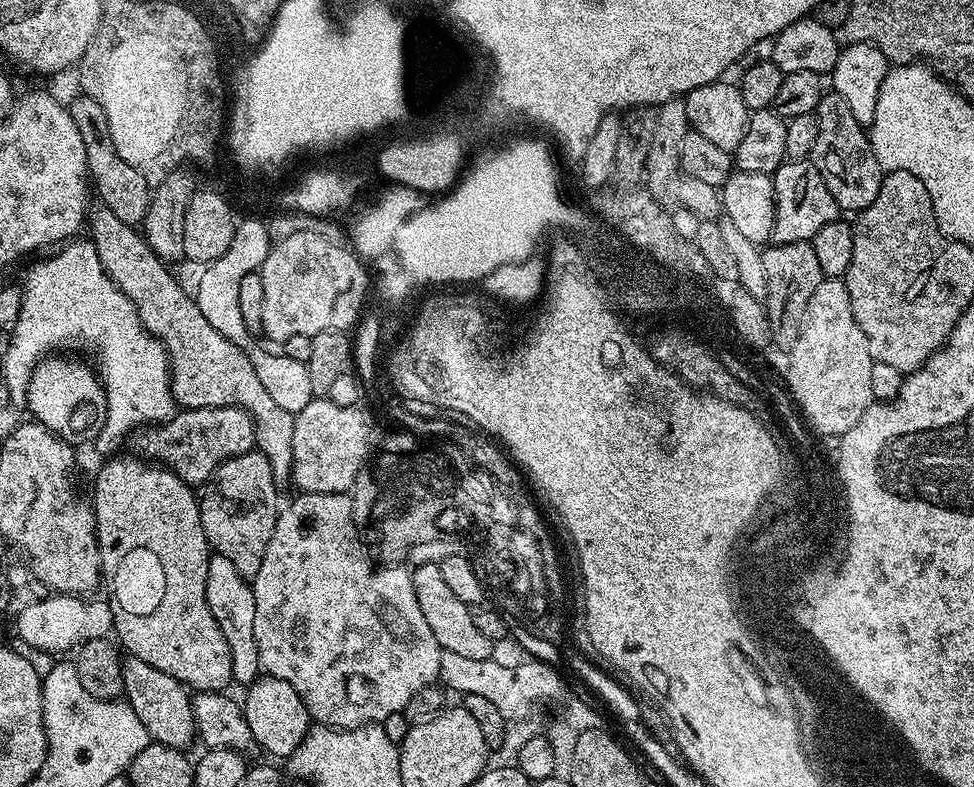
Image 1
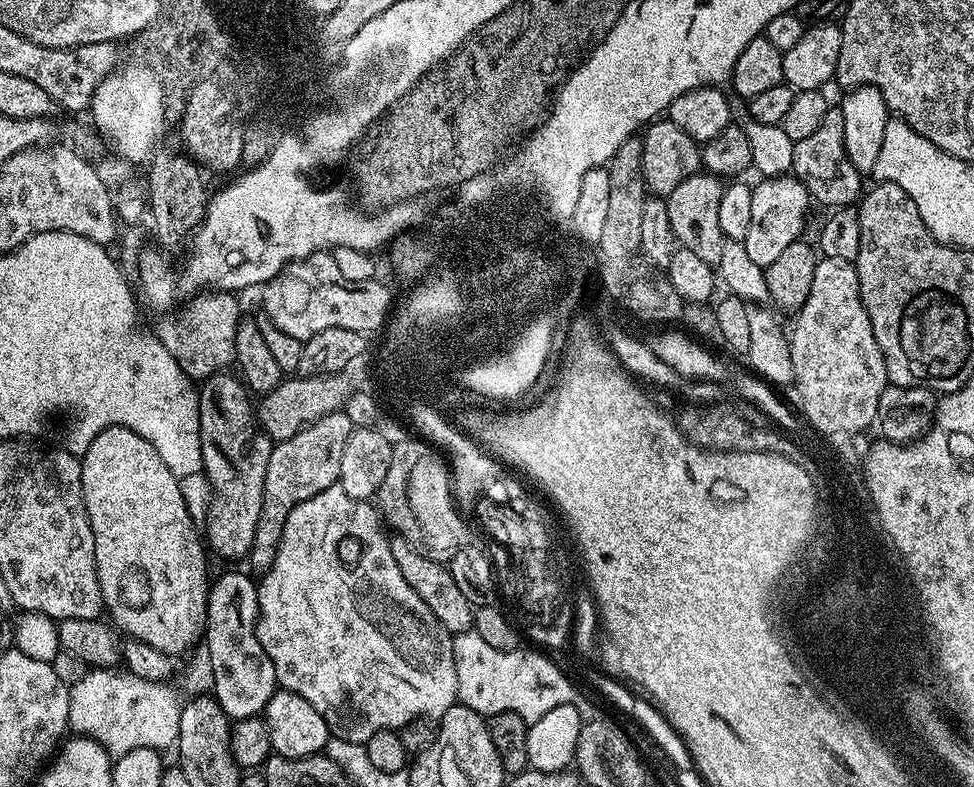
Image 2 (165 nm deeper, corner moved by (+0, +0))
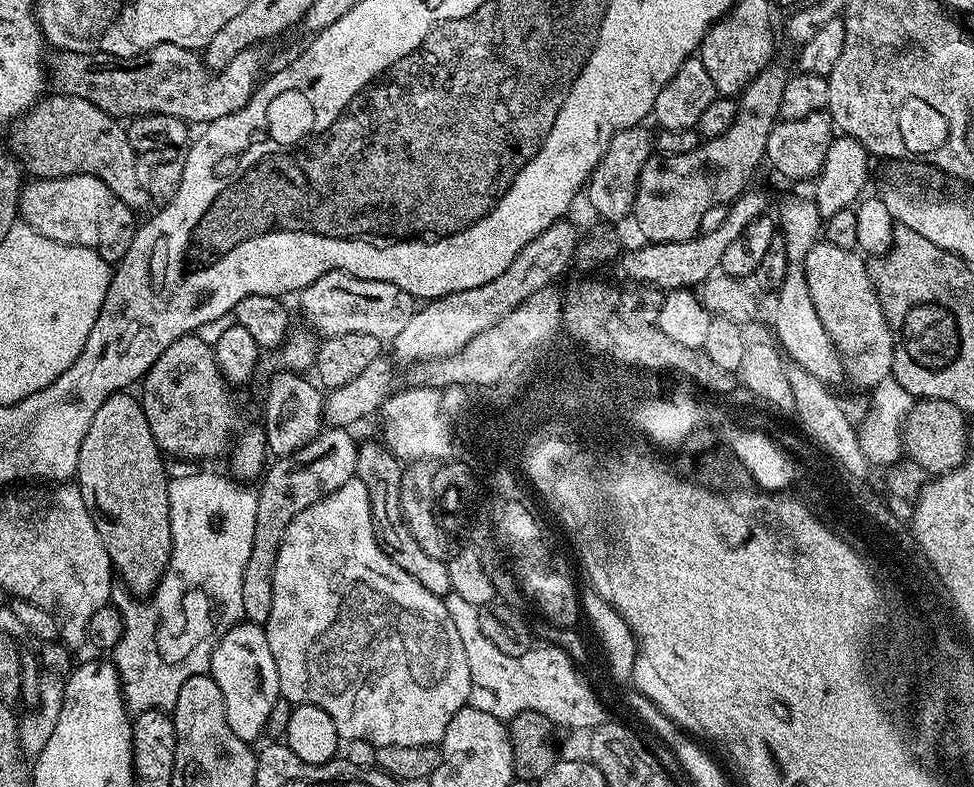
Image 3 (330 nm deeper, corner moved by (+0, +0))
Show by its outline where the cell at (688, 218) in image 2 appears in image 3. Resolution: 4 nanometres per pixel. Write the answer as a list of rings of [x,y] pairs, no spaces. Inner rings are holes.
[[[776,67],[763,68],[744,87],[738,97],[736,117],[726,134],[704,140],[686,154],[654,154],[642,166],[631,215],[636,216],[636,228],[645,241],[686,242],[700,235],[706,210],[719,204],[727,206],[746,191],[756,167],[765,163],[766,138],[770,138],[770,130],[780,119],[782,90],[786,90],[789,73]]]

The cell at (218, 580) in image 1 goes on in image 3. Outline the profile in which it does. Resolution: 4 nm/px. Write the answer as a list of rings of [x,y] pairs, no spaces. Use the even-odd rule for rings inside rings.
[[[241,622],[218,637],[208,672],[222,690],[222,702],[226,710],[226,722],[238,738],[256,742],[265,735],[268,716],[281,697],[278,682],[278,666],[274,666],[274,654],[270,654],[270,642],[266,642],[263,627]]]

